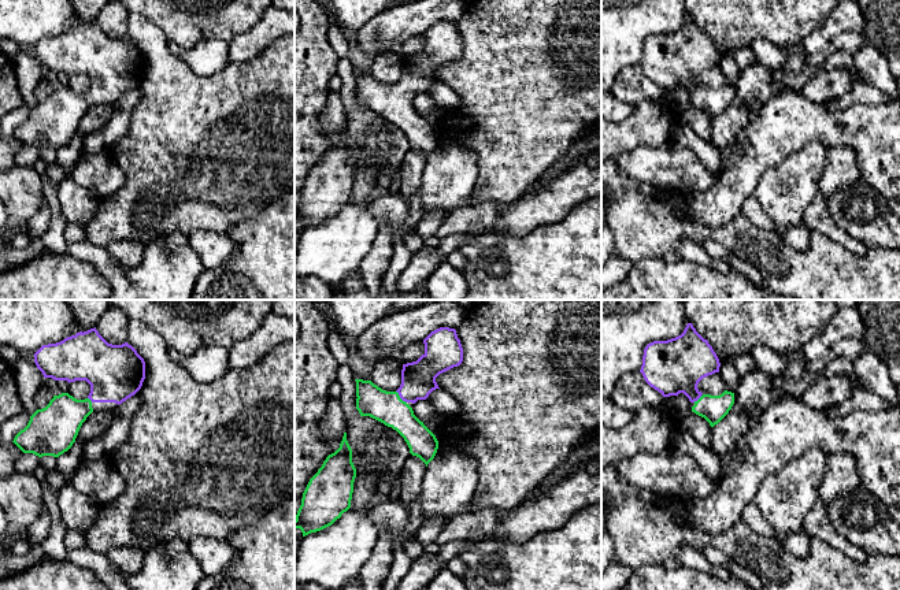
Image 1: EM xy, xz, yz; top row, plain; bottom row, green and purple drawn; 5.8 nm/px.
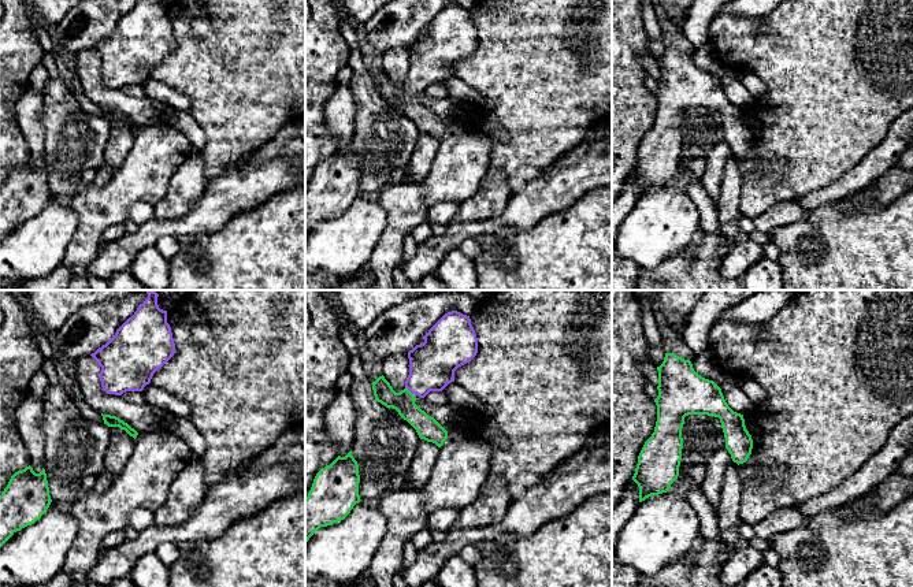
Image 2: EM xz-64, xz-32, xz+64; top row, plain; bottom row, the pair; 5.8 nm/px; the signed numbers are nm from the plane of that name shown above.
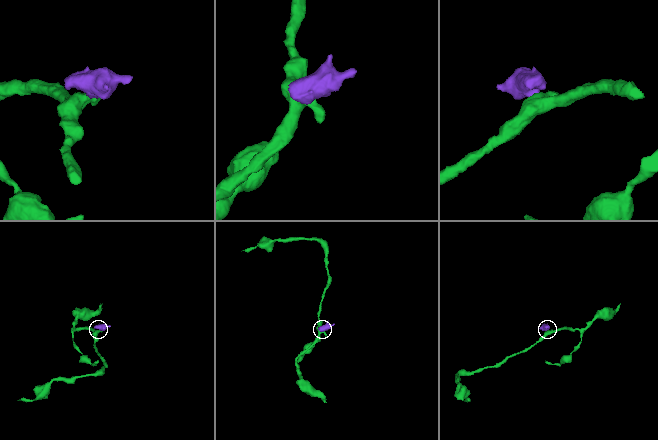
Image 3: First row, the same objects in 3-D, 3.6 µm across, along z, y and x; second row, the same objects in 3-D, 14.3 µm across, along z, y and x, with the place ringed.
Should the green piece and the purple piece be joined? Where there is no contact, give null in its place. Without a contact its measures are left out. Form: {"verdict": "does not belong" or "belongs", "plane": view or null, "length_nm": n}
{"verdict": "belongs", "plane": "xz", "length_nm": 100}

